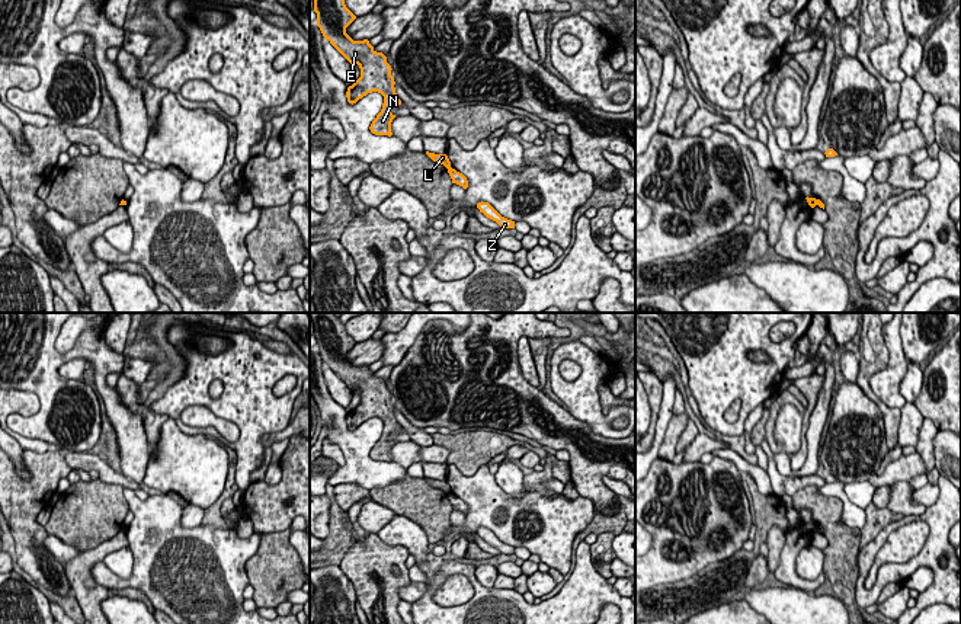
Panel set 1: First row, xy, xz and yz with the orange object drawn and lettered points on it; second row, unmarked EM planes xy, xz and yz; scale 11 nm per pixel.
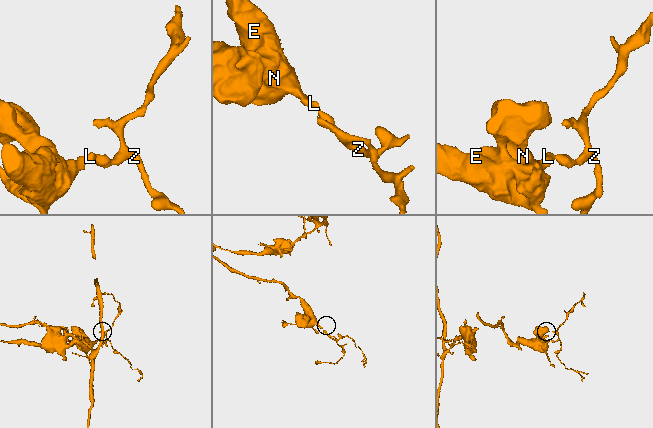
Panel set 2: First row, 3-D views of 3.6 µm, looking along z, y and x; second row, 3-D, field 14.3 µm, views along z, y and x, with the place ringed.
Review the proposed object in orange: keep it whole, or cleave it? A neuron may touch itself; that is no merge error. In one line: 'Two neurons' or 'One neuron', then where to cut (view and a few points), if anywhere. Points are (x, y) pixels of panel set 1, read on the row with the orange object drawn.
Two neurons. Split along yz (816, 200), (817, 204)

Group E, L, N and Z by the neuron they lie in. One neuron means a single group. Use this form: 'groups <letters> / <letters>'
groups E L N / Z

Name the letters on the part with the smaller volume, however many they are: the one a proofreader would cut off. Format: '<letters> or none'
Z

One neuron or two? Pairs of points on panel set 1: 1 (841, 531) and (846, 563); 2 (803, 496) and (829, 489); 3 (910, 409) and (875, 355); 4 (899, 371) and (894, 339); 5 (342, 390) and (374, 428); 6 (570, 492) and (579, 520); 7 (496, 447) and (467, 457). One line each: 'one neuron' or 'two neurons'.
1: one neuron
2: two neurons
3: two neurons
4: one neuron
5: two neurons
6: two neurons
7: one neuron

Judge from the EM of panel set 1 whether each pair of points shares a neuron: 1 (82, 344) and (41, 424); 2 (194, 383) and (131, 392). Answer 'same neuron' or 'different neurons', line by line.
1: same neuron
2: different neurons

